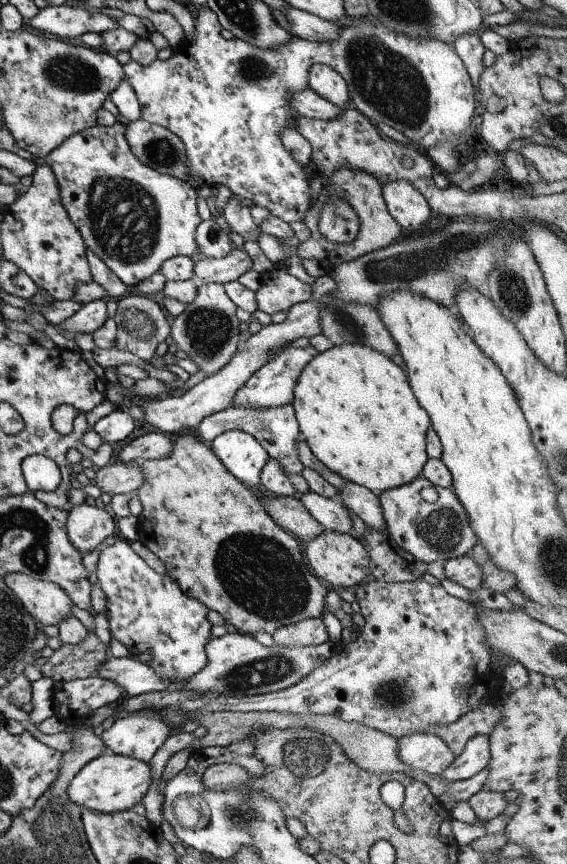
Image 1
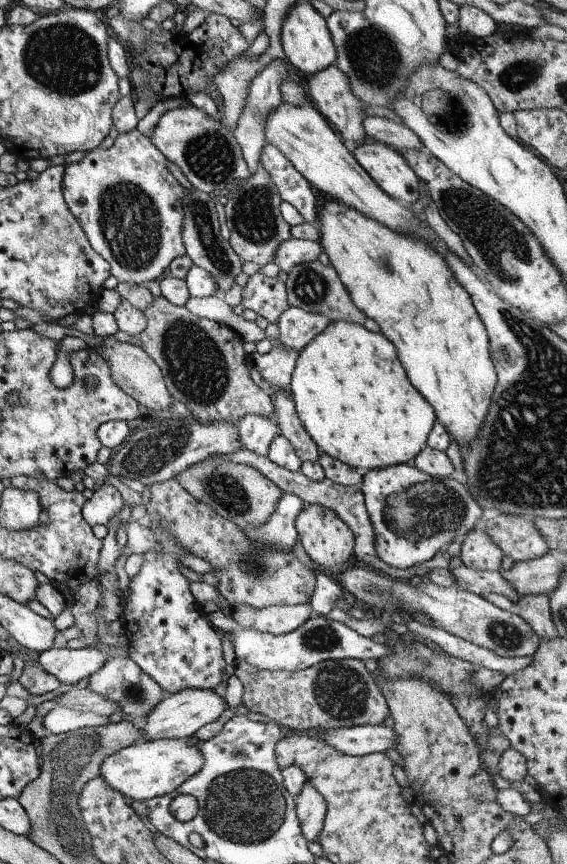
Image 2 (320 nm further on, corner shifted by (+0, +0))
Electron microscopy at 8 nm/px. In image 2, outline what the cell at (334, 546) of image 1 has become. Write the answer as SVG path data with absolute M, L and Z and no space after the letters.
M307 504L295 518L296 539L314 567L321 566L329 574L343 567L352 555L354 539L349 528L327 508Z

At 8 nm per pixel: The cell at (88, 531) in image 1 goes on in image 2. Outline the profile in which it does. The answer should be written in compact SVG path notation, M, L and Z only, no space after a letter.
M104 482L93 491L91 498L85 499L85 504L81 508L81 517L90 528L95 525L105 526L123 506L119 492L111 484Z

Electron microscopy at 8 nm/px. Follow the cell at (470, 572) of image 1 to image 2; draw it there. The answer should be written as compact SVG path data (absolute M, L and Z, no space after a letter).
M482 526L469 530L469 534L460 541L461 552L459 559L463 566L471 570L500 571L503 554L493 542L487 538Z

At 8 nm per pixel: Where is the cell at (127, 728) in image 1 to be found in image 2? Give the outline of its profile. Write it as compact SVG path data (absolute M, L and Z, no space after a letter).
M181 690L175 694L166 695L160 702L153 706L153 710L147 716L135 721L141 730L143 741L155 741L159 739L187 739L201 726L216 721L225 710L226 703L221 696L217 696L214 690Z

